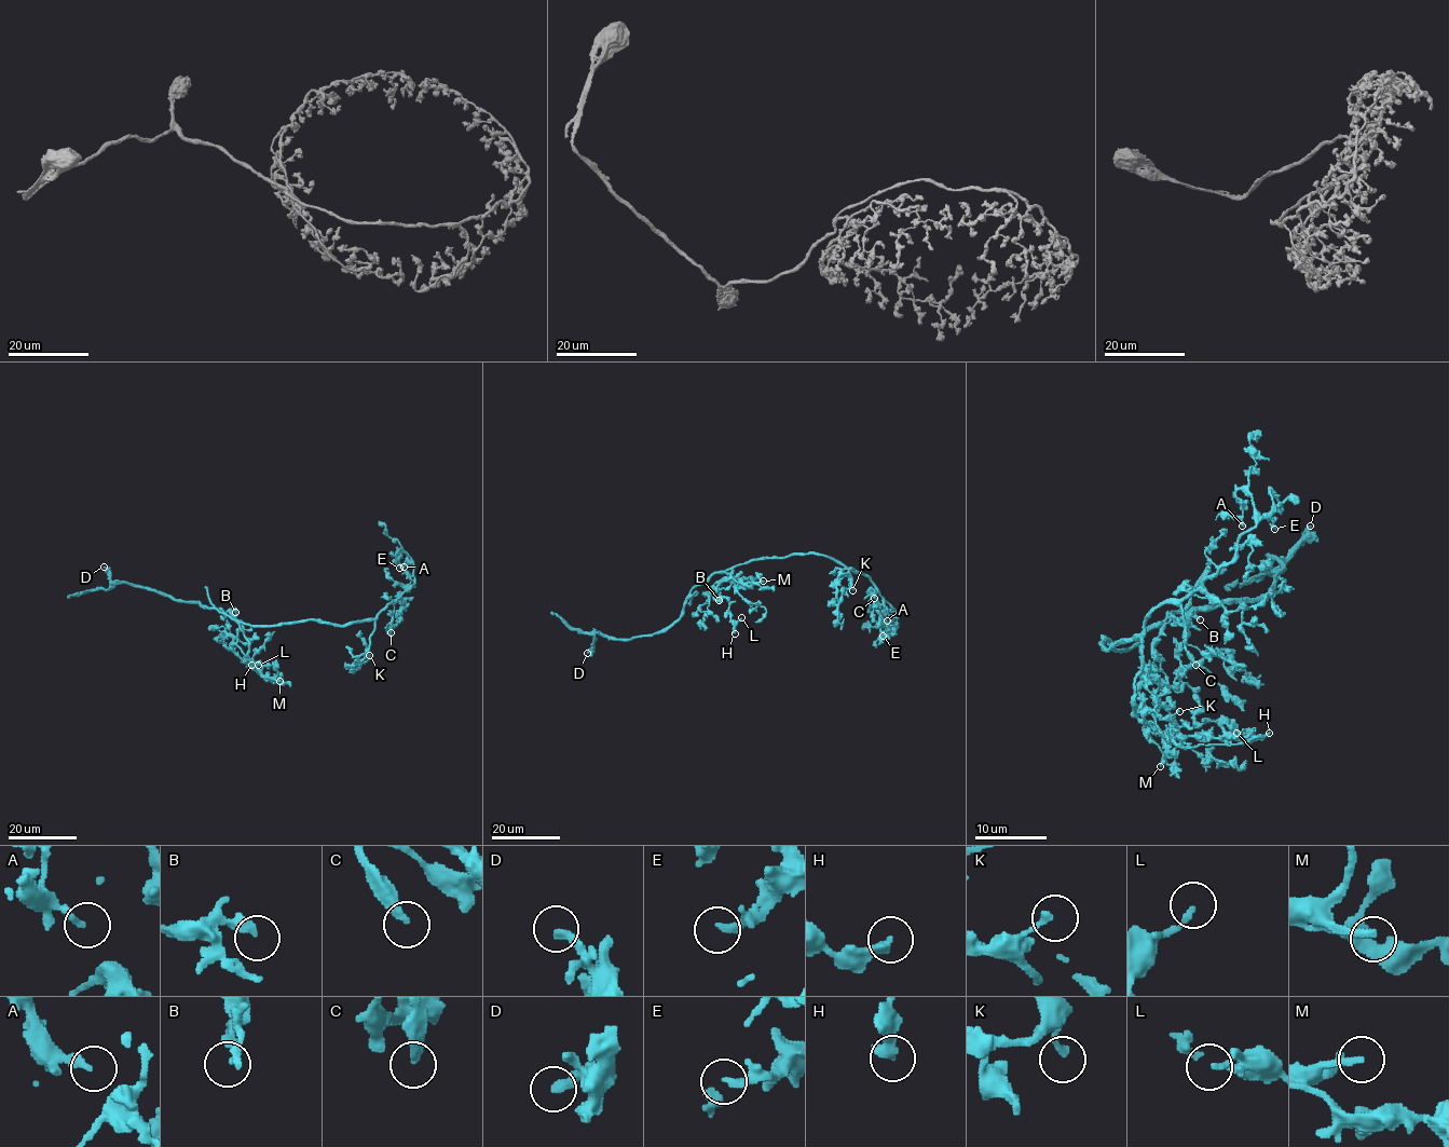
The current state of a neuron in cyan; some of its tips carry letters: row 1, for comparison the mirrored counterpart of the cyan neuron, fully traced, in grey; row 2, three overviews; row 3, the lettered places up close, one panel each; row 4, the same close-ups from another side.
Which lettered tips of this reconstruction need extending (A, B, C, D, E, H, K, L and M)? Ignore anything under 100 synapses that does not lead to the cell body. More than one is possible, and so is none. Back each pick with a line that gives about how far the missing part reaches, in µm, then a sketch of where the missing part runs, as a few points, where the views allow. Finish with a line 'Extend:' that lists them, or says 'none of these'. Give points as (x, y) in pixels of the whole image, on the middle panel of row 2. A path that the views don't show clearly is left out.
C: about 15 µm are missing; missing branch runs (874, 598), (860, 601), (865, 627)
M: about 20 µm are missing; missing branch runs (763, 581), (791, 581), (790, 588), (774, 594), (778, 597)
Extend: C, M

